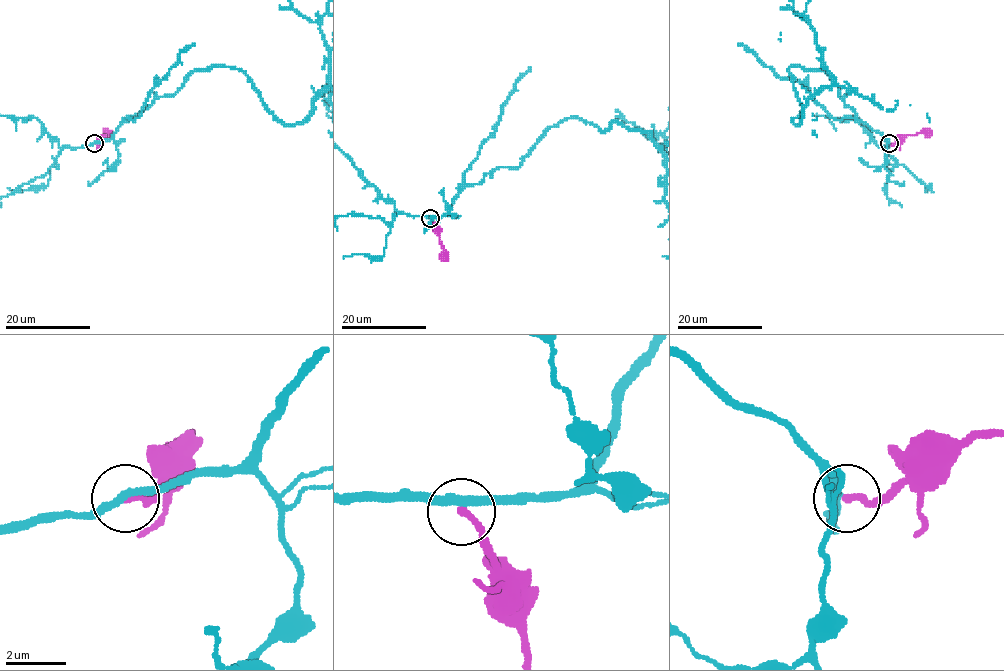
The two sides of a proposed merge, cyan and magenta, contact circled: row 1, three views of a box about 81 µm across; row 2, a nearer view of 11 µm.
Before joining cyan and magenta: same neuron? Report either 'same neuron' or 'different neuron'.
different neuron

